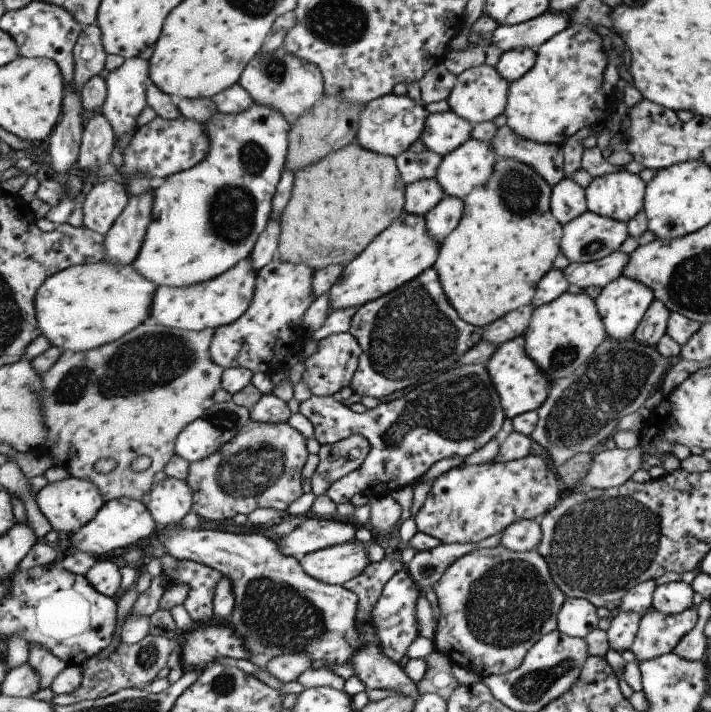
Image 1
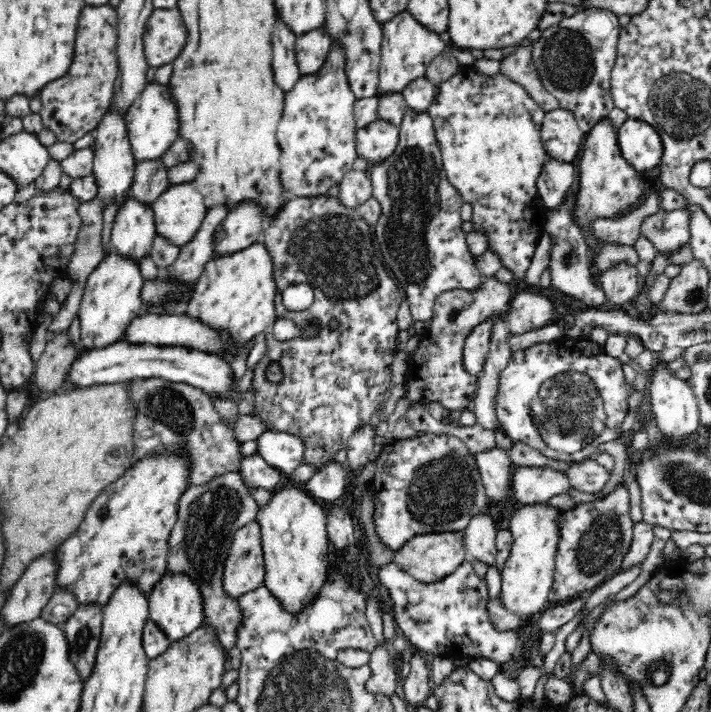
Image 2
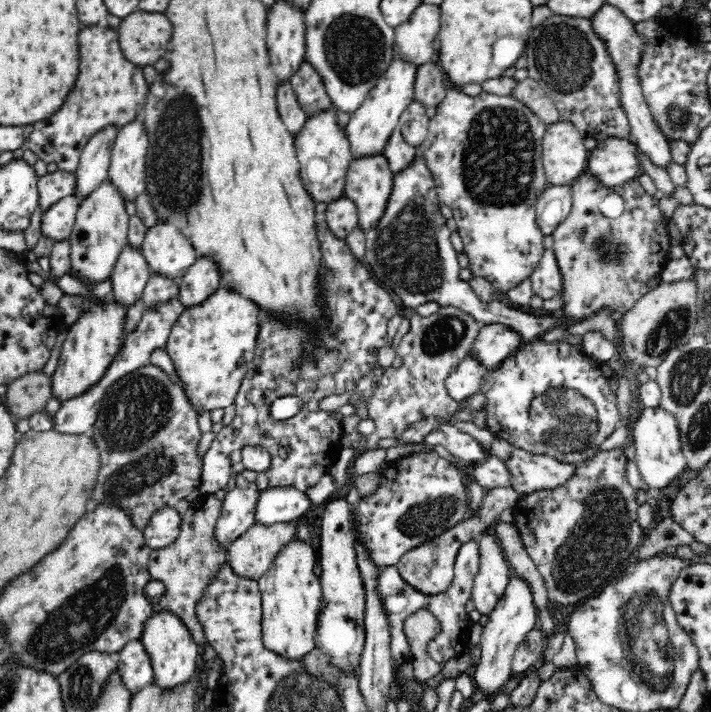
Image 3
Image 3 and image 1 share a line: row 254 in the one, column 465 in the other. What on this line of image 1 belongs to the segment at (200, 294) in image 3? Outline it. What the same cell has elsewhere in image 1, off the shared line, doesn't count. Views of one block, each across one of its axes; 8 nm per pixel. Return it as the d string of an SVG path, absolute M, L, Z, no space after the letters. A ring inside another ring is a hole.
M447 195L425 216L432 237L445 240L459 225L466 209L464 199Z

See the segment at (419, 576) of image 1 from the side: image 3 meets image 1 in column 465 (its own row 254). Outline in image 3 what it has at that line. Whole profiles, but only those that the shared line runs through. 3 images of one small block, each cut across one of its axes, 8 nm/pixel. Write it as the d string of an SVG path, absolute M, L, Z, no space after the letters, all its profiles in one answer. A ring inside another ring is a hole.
M553 248L544 251L538 266L529 278L533 291L543 300L561 296L564 277Z

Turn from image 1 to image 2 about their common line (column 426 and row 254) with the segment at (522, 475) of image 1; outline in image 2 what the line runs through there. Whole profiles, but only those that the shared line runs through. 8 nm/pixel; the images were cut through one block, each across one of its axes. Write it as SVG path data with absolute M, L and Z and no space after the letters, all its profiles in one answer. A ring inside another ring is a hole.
M460 66L458 72L456 72L452 78L439 84L439 88L440 90L438 90L435 101L430 108L427 108L427 110L432 117L436 137L438 143L441 145L442 161L444 161L444 169L446 169L448 180L456 187L456 189L458 189L464 202L468 202L472 206L473 216L471 221L473 222L473 230L476 232L484 232L488 238L488 248L494 249L496 253L502 255L504 267L508 268L513 274L512 281L522 281L522 283L525 283L525 277L527 276L527 271L531 265L531 258L534 254L537 238L541 235L541 232L545 230L547 213L545 206L539 199L536 186L536 181L544 161L550 159L549 154L544 149L541 138L541 124L545 115L545 110L528 94L525 87L519 85L517 82L512 81L510 78L500 73L496 76L485 76L481 71L477 71L471 66Z

